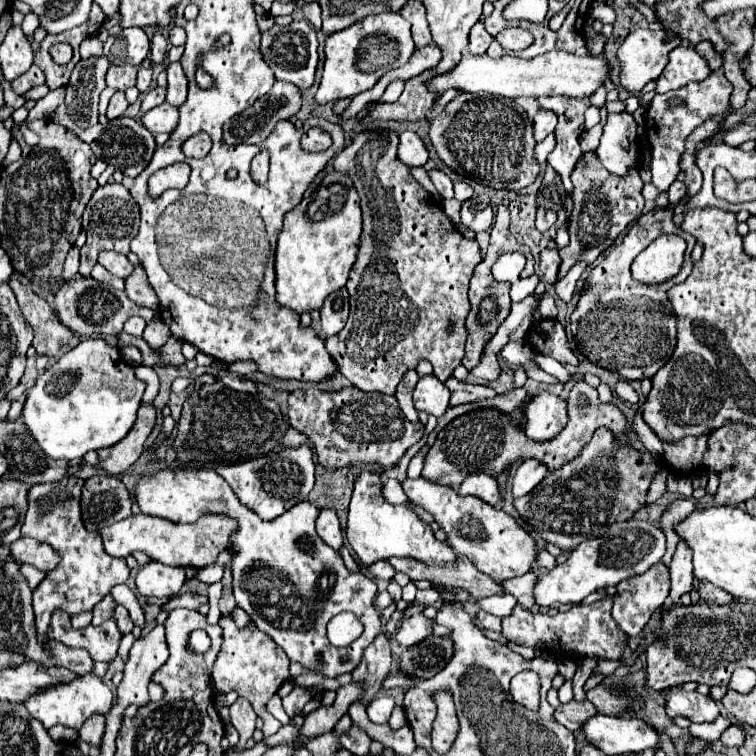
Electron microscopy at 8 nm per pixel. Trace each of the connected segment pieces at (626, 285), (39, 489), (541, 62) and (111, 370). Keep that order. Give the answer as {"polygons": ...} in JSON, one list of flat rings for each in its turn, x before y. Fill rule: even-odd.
{"polygons":[[[676,202,674,206,654,208,652,212,642,214,638,220,634,220,628,234,620,242,620,246,612,248,610,254,596,268,592,268,592,272,580,292,578,306,570,316,570,328,572,328,578,352,584,358,588,358,592,364,606,368,610,372,616,372,628,380,652,378,670,360,674,346,676,346,676,316,674,316,674,310,666,296,666,290,678,282,684,282,686,276,690,274,692,264,694,264,690,254,696,244,696,240,690,234,676,228,672,222,674,208,678,204,680,202],[664,232,680,234,688,242,680,274,676,274,674,278,668,278,666,282,660,282,660,284,646,286,642,282,636,282,630,272,632,260,654,238,658,238]],[[64,478,60,482,30,486,28,512,22,526,22,536,32,536,46,542,60,556,60,564,46,572,44,580,32,592,32,606,36,614,38,636,46,638,50,616,54,610,64,610,68,614,90,612,116,584,122,584,130,576,130,568,124,558,114,558,104,552,100,532,88,532,82,522,80,496,82,478]],[[546,52,532,60,518,56,464,56,460,64,444,76,432,80,432,88,446,92,448,88,458,88,462,92,488,92,506,98,540,98,540,96,572,96,584,98,592,96,610,78,610,64,598,56,574,56,568,52]],[[102,338,86,340,62,354,54,364,44,370,44,374,28,390,22,420,46,456,64,460,82,458,86,452,112,446,128,434,136,420,136,410,140,408,144,388,144,382,136,380,134,376,134,366,128,366,124,362,118,346,112,346]]]}

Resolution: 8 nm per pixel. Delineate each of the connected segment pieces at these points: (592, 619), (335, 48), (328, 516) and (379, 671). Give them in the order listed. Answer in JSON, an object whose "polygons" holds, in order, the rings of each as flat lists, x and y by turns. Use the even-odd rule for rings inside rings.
{"polygons":[[[607,596,602,600,598,600,590,605,577,604,573,605,566,612,556,612,552,614,540,614,540,612,532,612,526,608,520,608,520,604,516,604,516,608,512,610,512,616,502,618,502,636,520,644,520,646,544,646,548,652,552,652,556,658,570,658,570,660,584,660,584,658,602,658,602,660,620,660,626,646,628,646,628,636,624,636,624,632,620,632,620,626,616,624,616,620,612,620,613,597]],[[378,14,366,16,350,28,334,32,326,38,326,60,322,68,320,86,316,92,318,104,328,104,340,98,352,98,368,88,372,88,386,70,392,66,402,66,414,52,414,42,410,36,410,24,398,14]],[[322,510,318,520,316,520,316,532,318,536,336,552,340,552,344,540,342,540,342,532,340,532,340,522,334,510]],[[378,634,374,638,374,642,364,650,364,656,360,660,360,664,354,668,352,676,354,680,362,680,364,682,364,706,368,706,368,702,374,698,374,694,380,690,388,670,392,663,391,648,388,646,388,640,384,634]]]}

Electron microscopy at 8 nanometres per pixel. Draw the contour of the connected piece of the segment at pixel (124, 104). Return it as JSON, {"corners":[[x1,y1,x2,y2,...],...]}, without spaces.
{"corners":[[116,92,116,94,112,96,112,100,110,100,110,106,108,106,108,112,106,112,106,116,108,116,110,120,114,120,114,118,122,116,126,108,128,108,128,100,126,100,124,92]]}

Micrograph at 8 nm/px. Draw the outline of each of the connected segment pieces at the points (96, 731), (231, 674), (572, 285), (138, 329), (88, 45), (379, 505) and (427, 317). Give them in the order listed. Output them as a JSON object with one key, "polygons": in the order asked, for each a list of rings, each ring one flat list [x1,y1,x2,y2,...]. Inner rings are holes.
{"polygons":[[[96,714,96,716,88,718,88,720,84,722,84,726,80,728,80,732,78,732,78,734,80,734,80,740,88,742,90,746,100,748,100,744,102,744,102,736,104,736,104,728,106,728,106,720,104,720,104,716]],[[228,612,228,614,222,614,218,624,224,630,224,642,222,642,220,654,216,658,216,664,212,668,212,684,216,686,216,690,220,694,236,692,240,698,250,700,252,708,263,720,261,730,264,738,268,738,268,736,274,735,282,725,266,712,264,706,278,692,278,688,290,678,290,672,288,672,290,660,288,660,286,652,266,632,260,632,252,622,244,628,238,628,232,618,232,612]],[[584,262,574,264,574,268,572,268,560,282,554,284,554,292,556,292,558,300,562,300,564,304,568,304,568,302,572,300,572,296,574,296,574,292,576,292,576,282,578,282,580,274,584,272,584,266,586,266]],[[134,316,124,324,124,332,132,334,132,336,142,336,144,328,146,328,146,320,140,318,140,316]],[[91,36,86,38,79,47,81,58,103,56,103,43]],[[362,472,356,482,354,482,354,492,352,492,352,502,350,502,350,510,348,510,348,526,346,526,346,538,350,548,356,552,356,556,360,558,362,564,374,564,378,560,390,560,394,556,398,558,412,558,418,562,424,562,428,566,456,566,458,554,446,544,434,538,430,526,426,522,422,522,408,506,392,506,382,498,382,480,380,474,372,474,372,472]],[[378,130,378,132,362,132,354,138,354,142,350,146,346,146,336,158,334,158,334,170,352,178,352,184,360,196,360,206,362,206,362,238,360,238,360,248,358,248,358,256,356,256,356,264,350,270,350,278,348,278,348,292,350,292,350,318,346,322,346,326,332,338,326,338,326,350,332,356,332,360,336,362,338,370,360,390,364,392,384,392,384,394,394,394,396,386,400,382,400,378,404,376,406,370,416,368,416,364,426,358,430,360,430,364,434,366,434,374,438,376,438,380,446,382,454,368,462,364,464,352,466,352,466,330,464,330,464,320,466,314,470,312,470,302,468,302,468,284,472,278,474,268,482,262,480,258,480,246,476,240,466,240,456,228,454,224,448,220,448,216,444,214,442,206,412,178,408,166,404,166,398,158,396,158,396,148,398,148,398,136,392,130],[454,322,454,332,446,334,448,324]]]}

